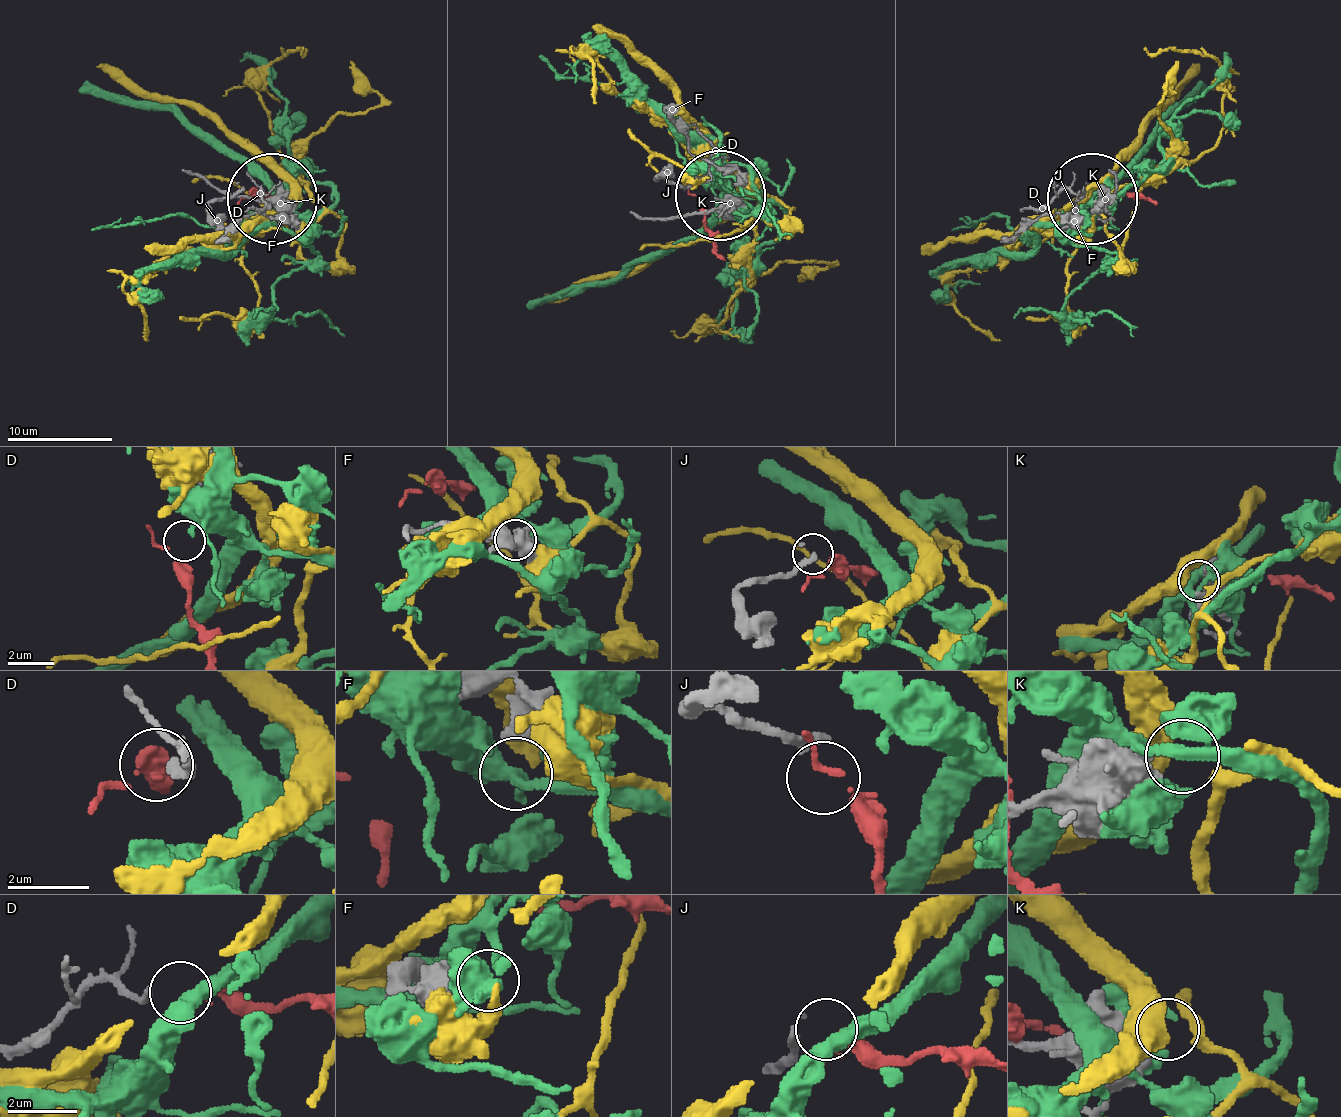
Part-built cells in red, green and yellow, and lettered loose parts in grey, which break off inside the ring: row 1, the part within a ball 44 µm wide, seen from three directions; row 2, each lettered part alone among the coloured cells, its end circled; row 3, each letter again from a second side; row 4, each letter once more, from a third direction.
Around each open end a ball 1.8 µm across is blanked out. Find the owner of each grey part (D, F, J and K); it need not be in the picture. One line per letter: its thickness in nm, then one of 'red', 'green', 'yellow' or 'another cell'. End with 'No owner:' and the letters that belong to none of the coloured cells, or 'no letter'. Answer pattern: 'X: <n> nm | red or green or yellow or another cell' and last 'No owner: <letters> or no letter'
D: 200 nm | red
F: 600 nm | another cell
J: 260 nm | another cell
K: 550 nm | yellow
No owner: F, J

